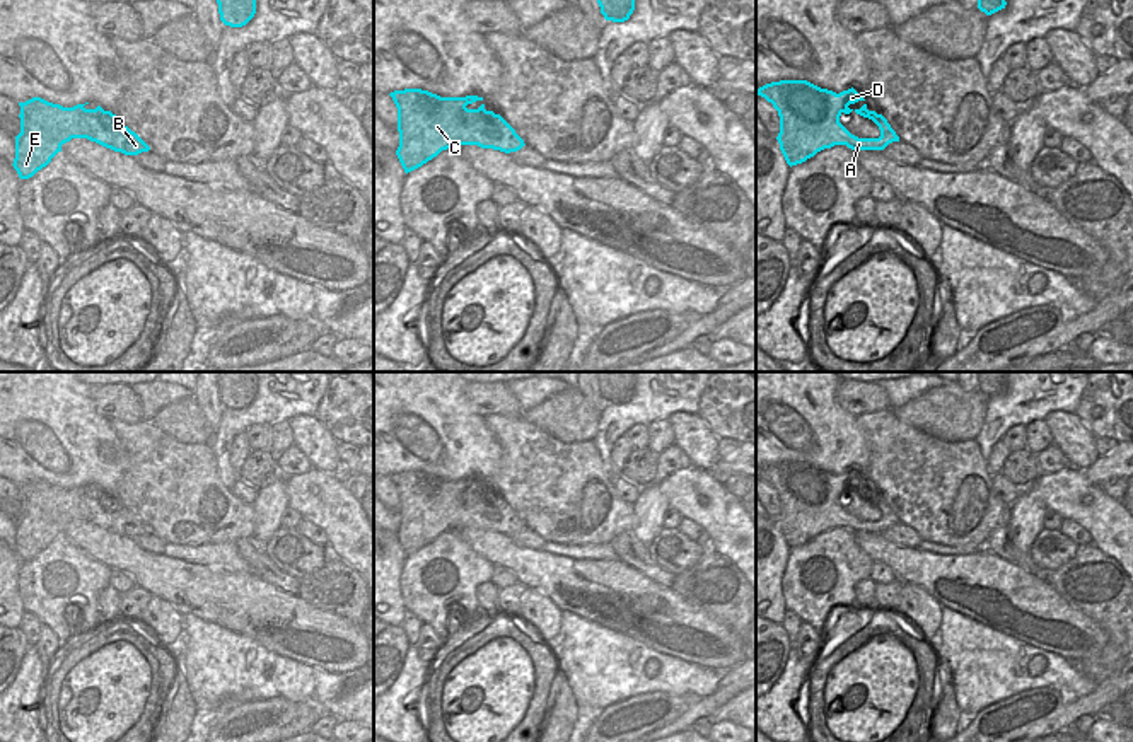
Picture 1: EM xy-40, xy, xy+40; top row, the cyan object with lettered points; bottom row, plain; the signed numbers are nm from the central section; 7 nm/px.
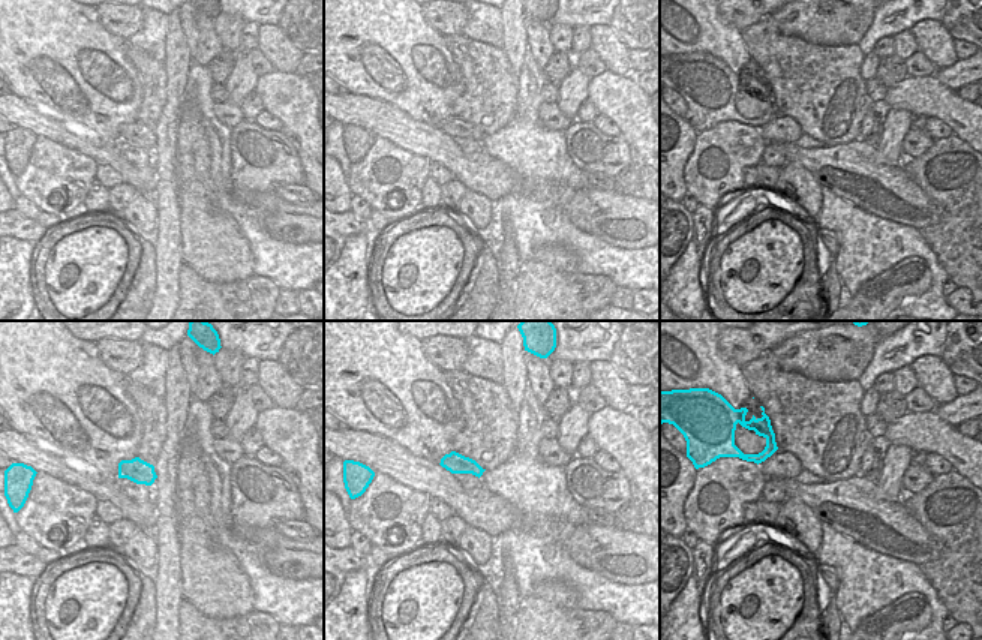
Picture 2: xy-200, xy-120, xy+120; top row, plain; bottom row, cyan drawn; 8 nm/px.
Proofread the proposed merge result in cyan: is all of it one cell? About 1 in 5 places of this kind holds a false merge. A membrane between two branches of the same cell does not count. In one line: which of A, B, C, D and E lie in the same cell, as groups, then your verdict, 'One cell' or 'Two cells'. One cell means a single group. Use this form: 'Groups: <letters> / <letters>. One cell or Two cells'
Groups: A B C D E. One cell.

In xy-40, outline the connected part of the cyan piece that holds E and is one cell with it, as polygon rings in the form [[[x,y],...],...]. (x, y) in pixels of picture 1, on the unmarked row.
[[[41,479],[20,488],[20,515],[15,519],[14,551],[20,561],[32,559],[61,534],[72,520],[87,520],[125,537],[148,534],[150,529],[111,493],[85,486],[63,490]]]

